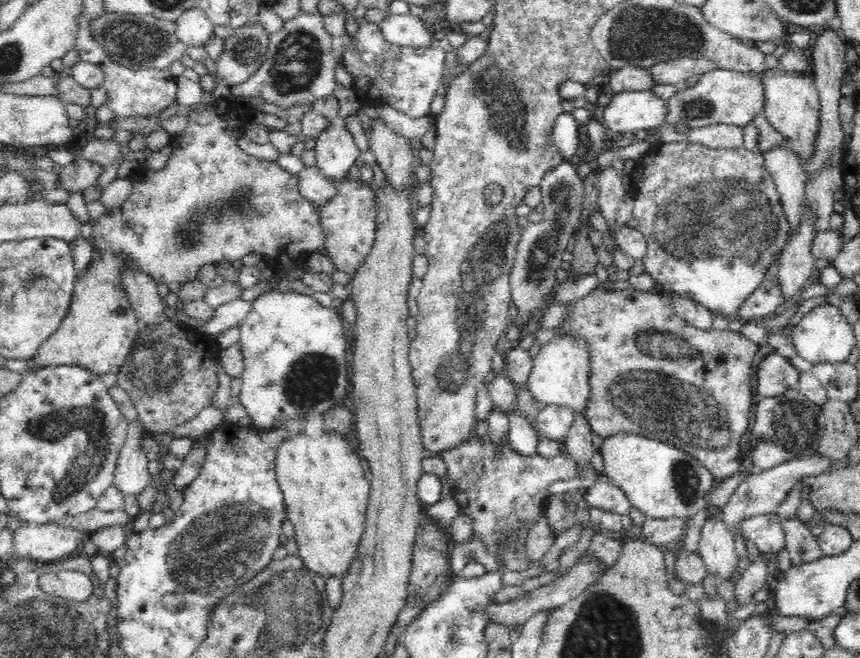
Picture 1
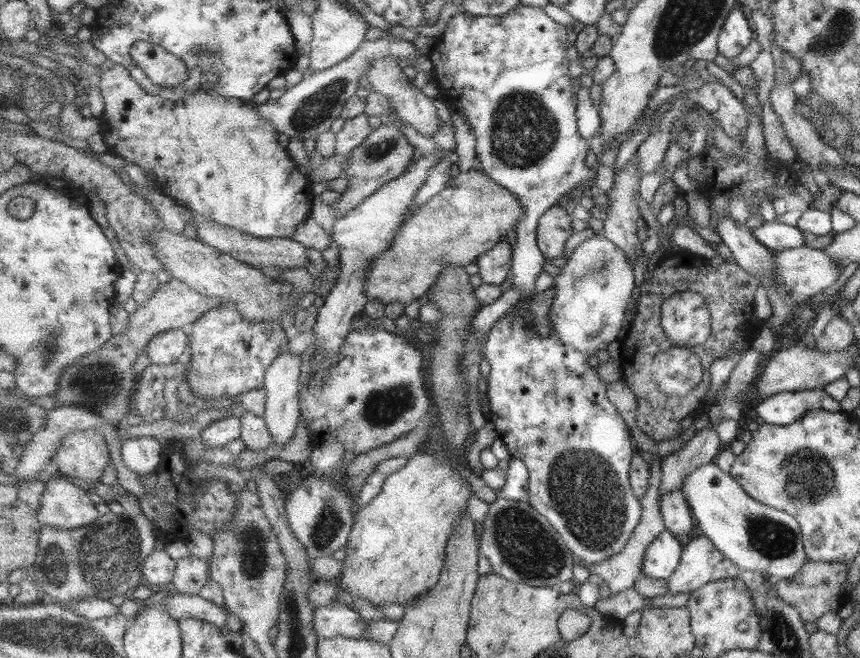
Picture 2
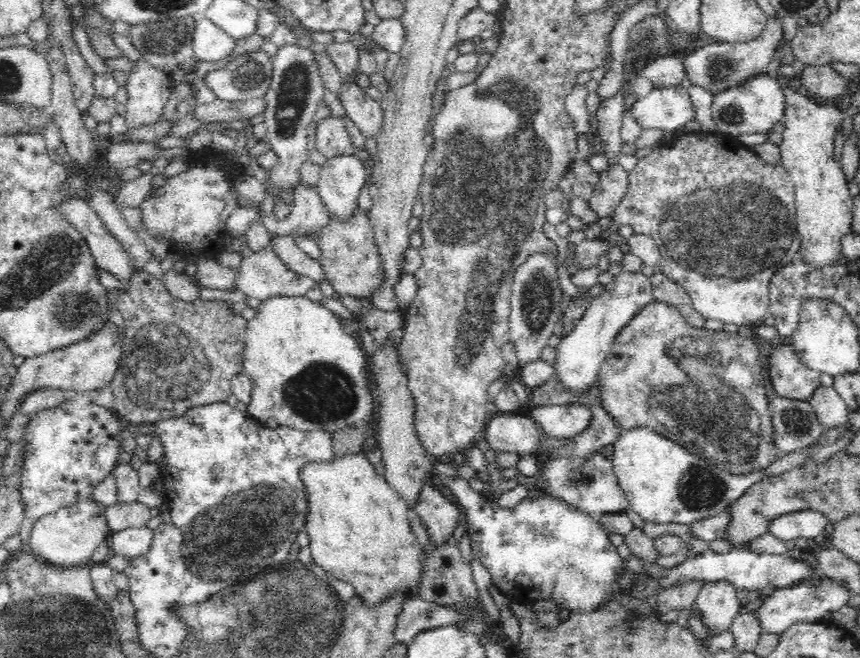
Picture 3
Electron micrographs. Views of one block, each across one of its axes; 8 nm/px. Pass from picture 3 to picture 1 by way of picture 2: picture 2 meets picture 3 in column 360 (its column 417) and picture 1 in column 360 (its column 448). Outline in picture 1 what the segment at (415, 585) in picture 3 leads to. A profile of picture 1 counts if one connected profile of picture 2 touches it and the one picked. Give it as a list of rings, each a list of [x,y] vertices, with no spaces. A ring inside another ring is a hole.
[[[325,431],[317,438],[302,433],[278,448],[276,477],[295,530],[298,555],[310,570],[325,579],[342,579],[349,573],[365,533],[372,488],[360,459],[361,455],[352,450],[348,440],[334,431]]]

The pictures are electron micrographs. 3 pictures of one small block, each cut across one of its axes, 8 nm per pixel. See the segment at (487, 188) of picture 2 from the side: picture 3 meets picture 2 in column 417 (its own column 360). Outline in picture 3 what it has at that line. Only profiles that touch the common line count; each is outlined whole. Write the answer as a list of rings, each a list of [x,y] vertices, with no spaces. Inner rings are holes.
[[[359,208],[346,222],[331,218],[319,232],[318,244],[321,250],[319,262],[329,283],[341,296],[372,298],[385,285],[385,261],[381,257],[369,216],[362,209]]]

